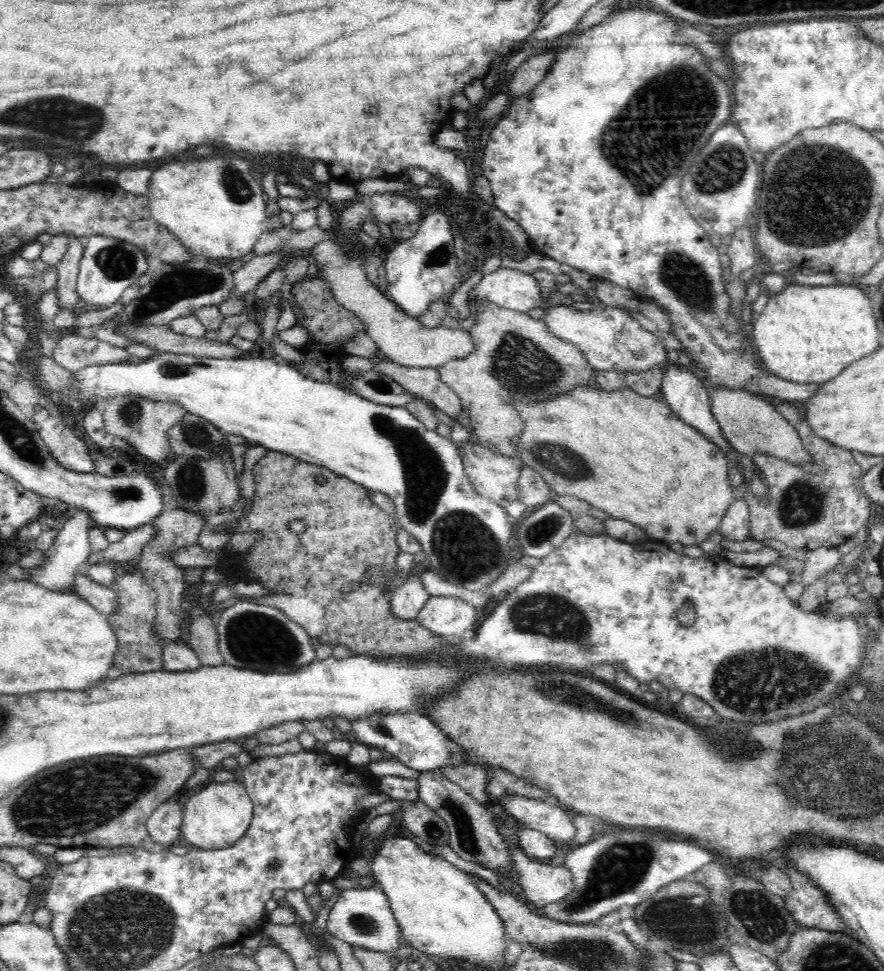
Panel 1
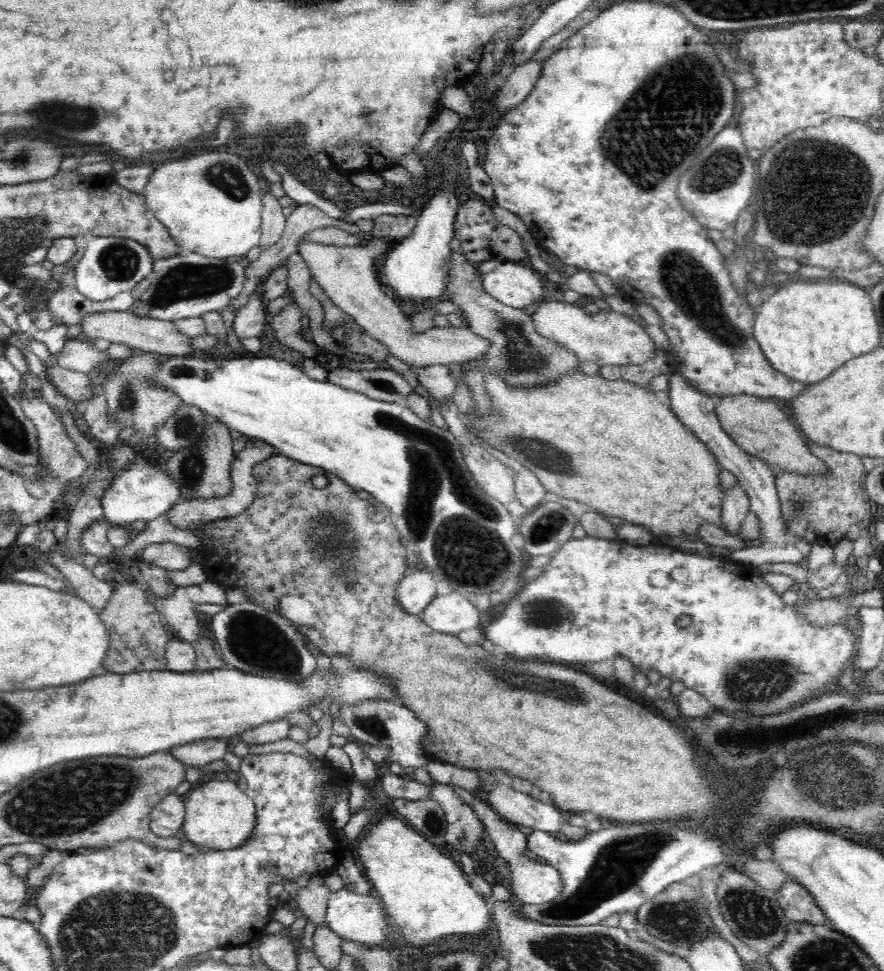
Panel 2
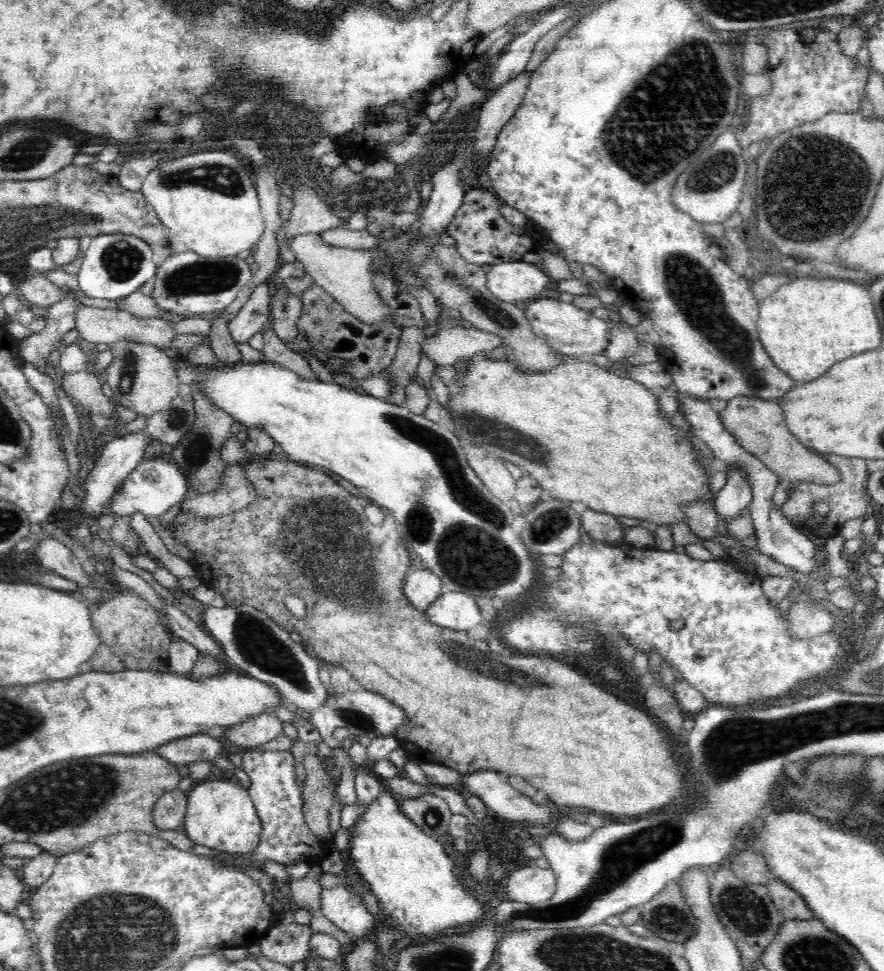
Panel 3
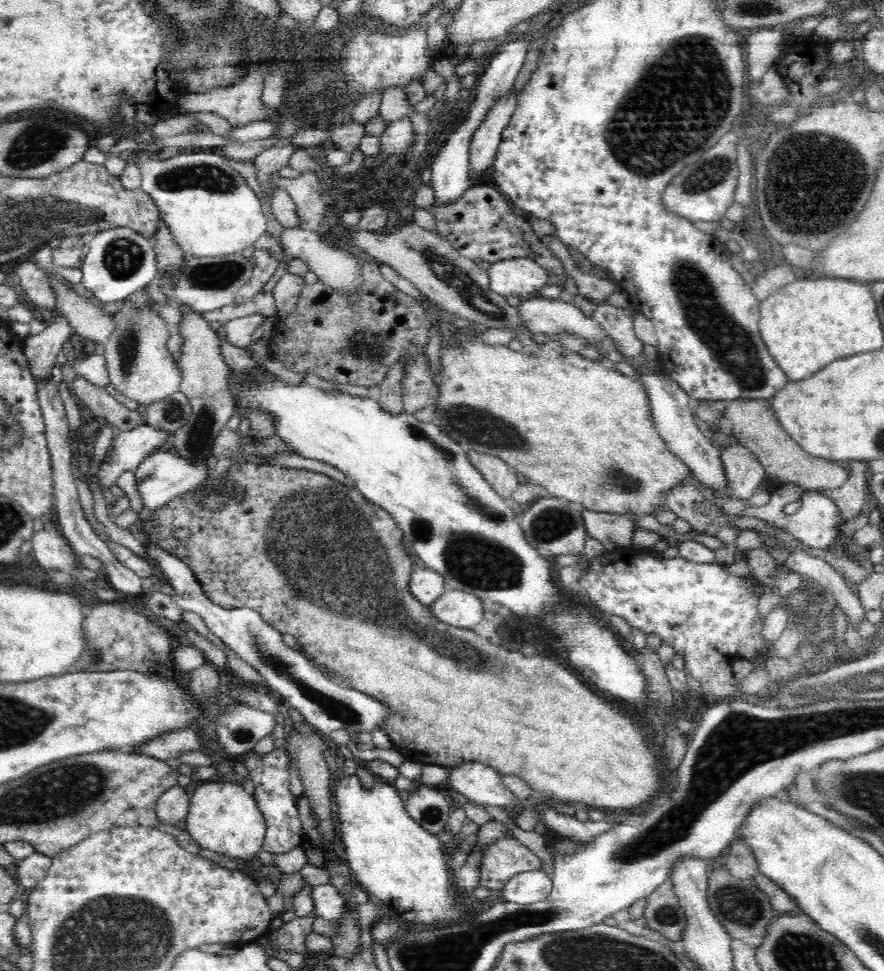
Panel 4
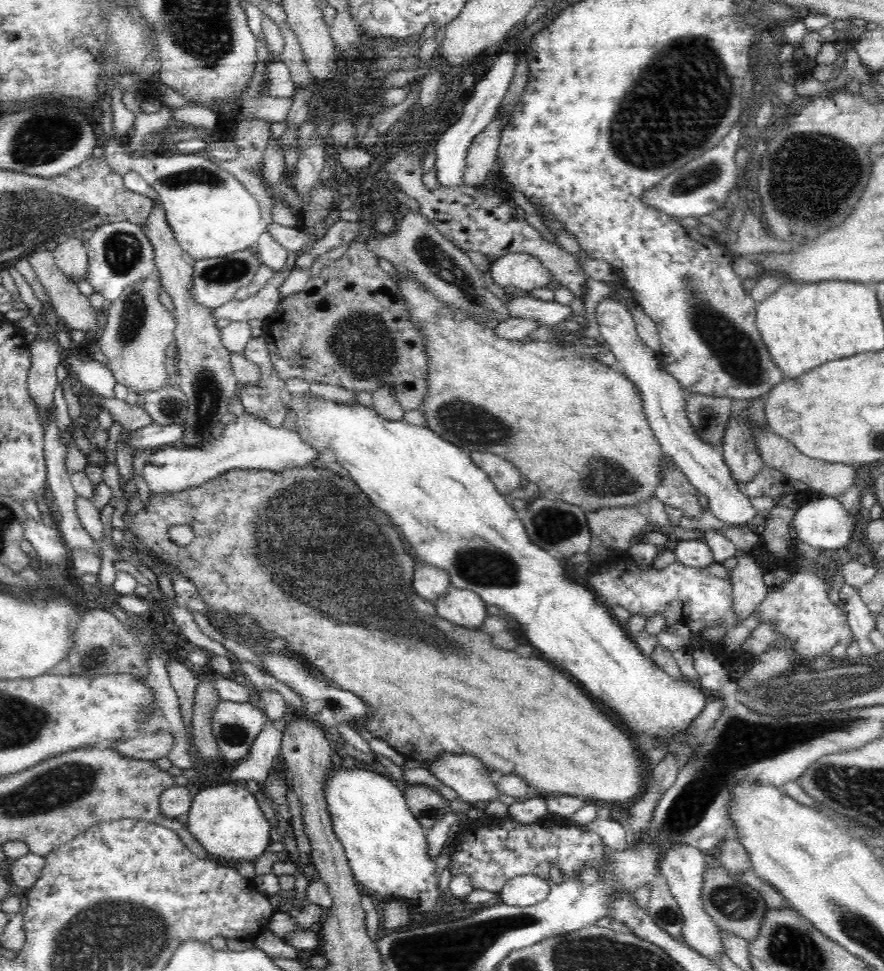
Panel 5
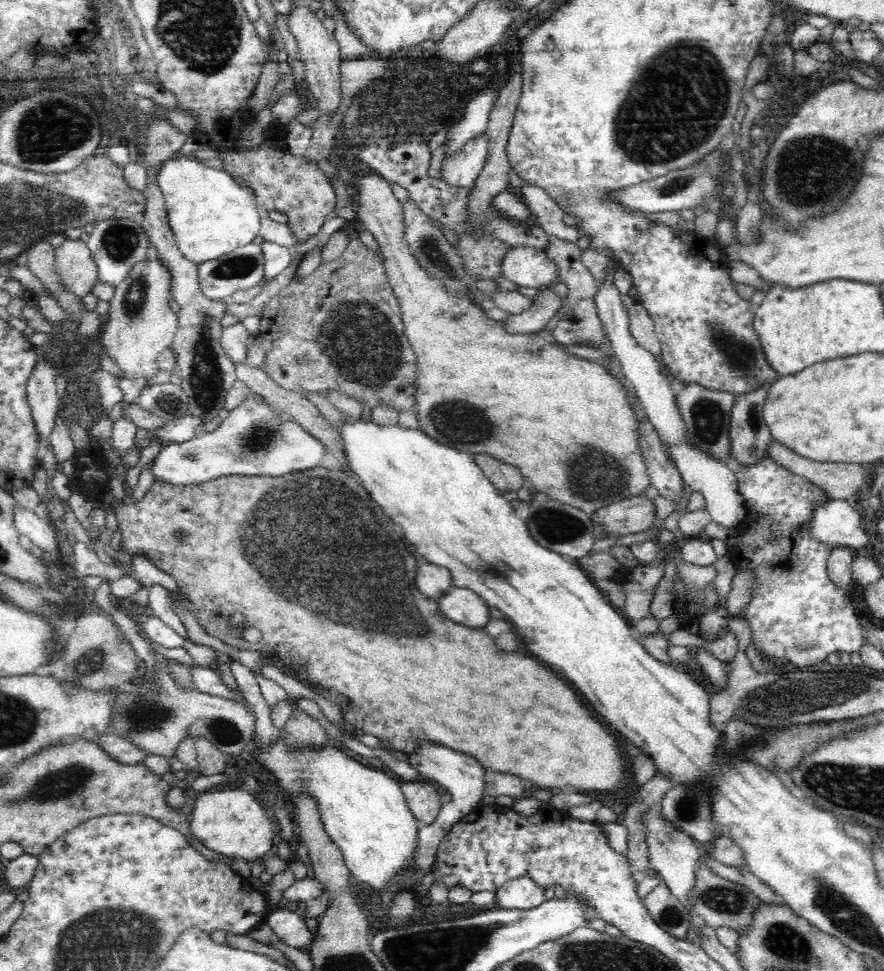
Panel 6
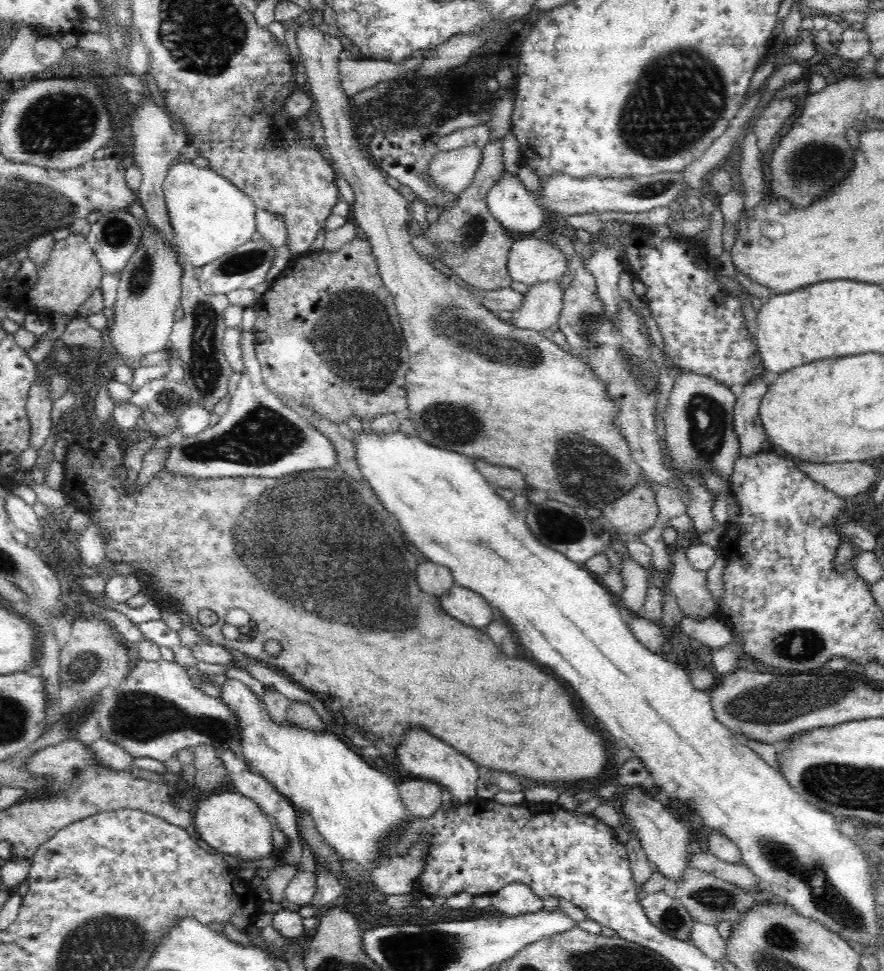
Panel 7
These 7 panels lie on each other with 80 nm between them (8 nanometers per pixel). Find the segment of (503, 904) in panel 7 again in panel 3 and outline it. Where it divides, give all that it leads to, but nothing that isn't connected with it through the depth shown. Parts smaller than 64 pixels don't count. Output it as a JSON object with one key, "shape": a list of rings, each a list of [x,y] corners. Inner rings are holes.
{"shape":[[[524,866],[514,870],[506,884],[508,901],[525,904],[547,902],[556,893],[556,875],[551,868]]]}

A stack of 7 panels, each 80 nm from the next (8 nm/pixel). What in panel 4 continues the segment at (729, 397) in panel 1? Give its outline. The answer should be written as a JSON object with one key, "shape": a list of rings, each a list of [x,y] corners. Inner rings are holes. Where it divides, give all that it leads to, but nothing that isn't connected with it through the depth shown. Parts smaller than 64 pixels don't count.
{"shape":[[[736,398],[724,414],[725,426],[737,441],[747,448],[765,468],[766,476],[776,476],[784,483],[796,483],[803,490],[828,490],[840,488],[848,480],[844,464],[812,456],[794,440],[776,419],[772,400],[747,400]]]}

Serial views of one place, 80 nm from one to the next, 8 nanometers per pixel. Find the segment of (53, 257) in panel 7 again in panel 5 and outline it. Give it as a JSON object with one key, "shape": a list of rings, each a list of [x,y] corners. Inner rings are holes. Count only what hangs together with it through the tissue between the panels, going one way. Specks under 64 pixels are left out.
{"shape":[[[79,235],[73,236],[65,242],[58,243],[53,255],[57,265],[64,271],[64,274],[70,277],[70,281],[74,282],[74,278],[82,278],[87,280],[88,255],[87,248],[84,247],[84,241]]]}

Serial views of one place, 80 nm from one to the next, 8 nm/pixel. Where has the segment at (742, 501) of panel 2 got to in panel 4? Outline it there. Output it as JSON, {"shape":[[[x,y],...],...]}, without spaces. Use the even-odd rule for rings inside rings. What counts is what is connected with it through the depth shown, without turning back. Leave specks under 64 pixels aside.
{"shape":[[[728,430],[728,448],[721,449],[721,461],[726,468],[727,494],[731,498],[749,500],[766,478],[761,462]]]}

